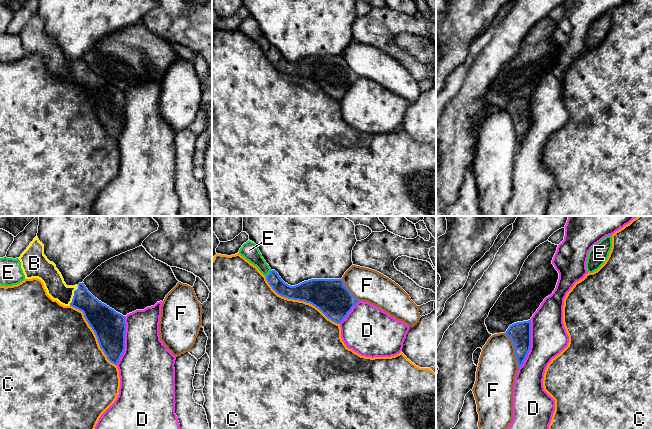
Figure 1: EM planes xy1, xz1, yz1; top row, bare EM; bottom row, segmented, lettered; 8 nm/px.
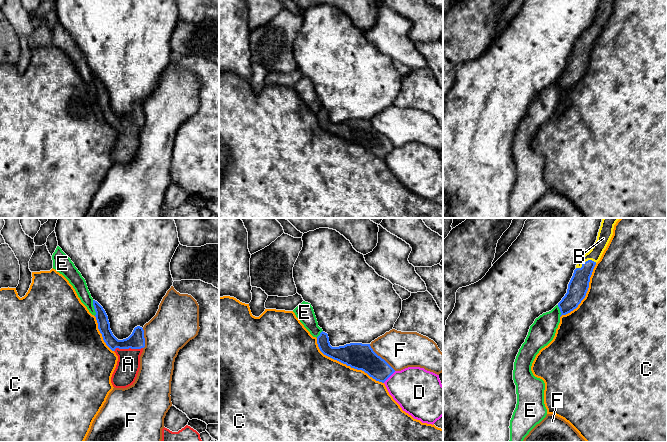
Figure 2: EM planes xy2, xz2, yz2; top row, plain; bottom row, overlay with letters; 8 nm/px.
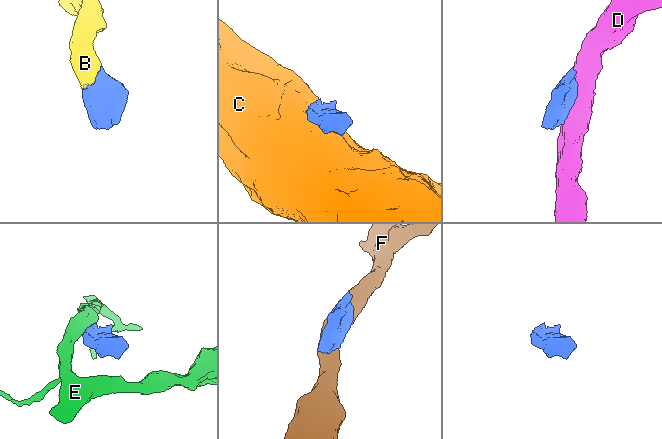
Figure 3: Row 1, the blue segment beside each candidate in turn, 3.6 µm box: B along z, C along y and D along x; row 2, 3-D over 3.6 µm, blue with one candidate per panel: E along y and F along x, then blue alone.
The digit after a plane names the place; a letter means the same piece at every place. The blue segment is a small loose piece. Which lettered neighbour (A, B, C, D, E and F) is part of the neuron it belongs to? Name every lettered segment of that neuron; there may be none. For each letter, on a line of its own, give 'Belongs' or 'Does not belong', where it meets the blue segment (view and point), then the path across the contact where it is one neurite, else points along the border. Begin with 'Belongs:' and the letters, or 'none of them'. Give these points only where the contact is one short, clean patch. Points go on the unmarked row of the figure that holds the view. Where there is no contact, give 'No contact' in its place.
Belongs: A, B
A: Belongs. Touches blue at xy2 (127, 124). Path across: xy2 (136, 116), (127, 124), (128, 140)
B: Belongs. Touches blue at yz2 (586, 37)
C: Does not belong. Touches blue at xz1 (300, 76)
D: Does not belong. Touches blue at yz1 (530, 121)
E: Does not belong. Touches blue at xy2 (94, 84)
F: Does not belong. Touches blue at yz1 (515, 127)

